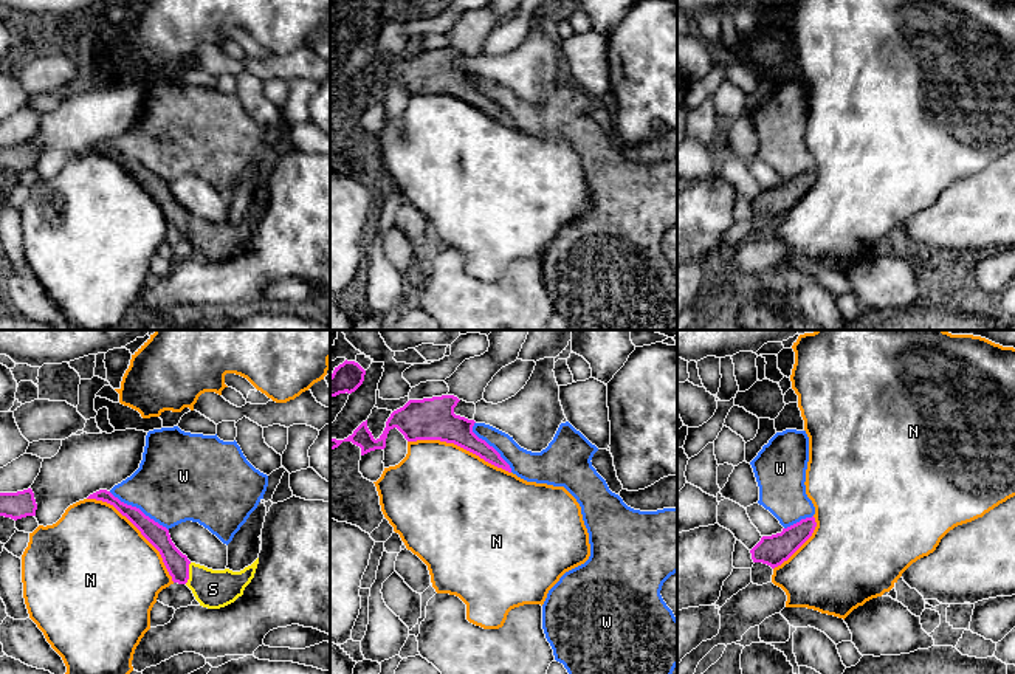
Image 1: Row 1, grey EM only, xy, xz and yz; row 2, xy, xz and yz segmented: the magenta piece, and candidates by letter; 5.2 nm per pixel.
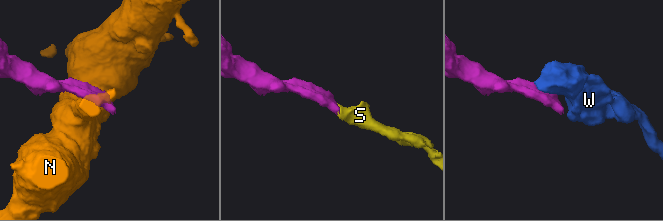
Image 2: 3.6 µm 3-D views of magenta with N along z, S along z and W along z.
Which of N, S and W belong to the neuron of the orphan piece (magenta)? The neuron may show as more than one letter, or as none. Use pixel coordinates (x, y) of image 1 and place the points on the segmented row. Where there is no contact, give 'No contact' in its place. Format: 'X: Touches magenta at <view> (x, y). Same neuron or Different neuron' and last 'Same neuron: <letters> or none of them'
N: Touches magenta at xy (138, 529). Different neuron
S: Touches magenta at xy (188, 574). Same neuron
W: Touches magenta at xy (138, 508). Different neuron
Same neuron: S

